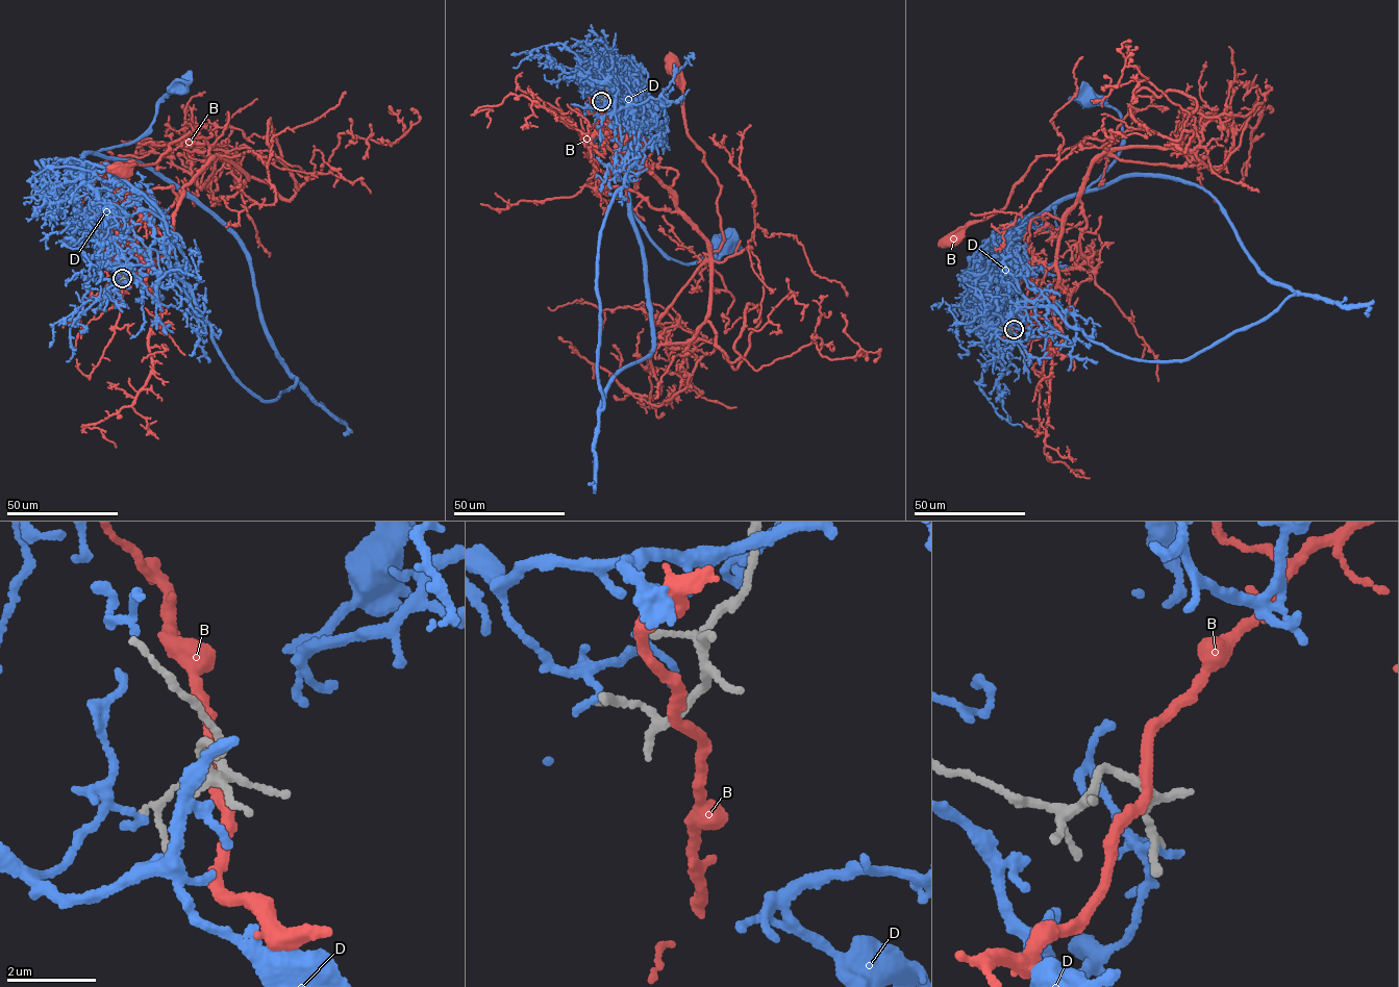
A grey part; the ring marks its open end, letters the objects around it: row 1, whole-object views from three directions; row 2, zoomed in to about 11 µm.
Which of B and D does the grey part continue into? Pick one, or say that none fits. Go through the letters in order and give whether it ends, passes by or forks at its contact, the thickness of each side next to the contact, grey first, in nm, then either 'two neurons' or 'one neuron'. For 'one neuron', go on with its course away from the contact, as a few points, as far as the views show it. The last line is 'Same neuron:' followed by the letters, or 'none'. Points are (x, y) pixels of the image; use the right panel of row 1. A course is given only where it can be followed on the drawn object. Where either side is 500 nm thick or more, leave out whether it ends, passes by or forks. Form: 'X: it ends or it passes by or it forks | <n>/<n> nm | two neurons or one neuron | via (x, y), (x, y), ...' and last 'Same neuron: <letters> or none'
B: it passes by | 200/240 nm | two neurons
D: it passes by | 130/140 nm | two neurons
Same neuron: none

